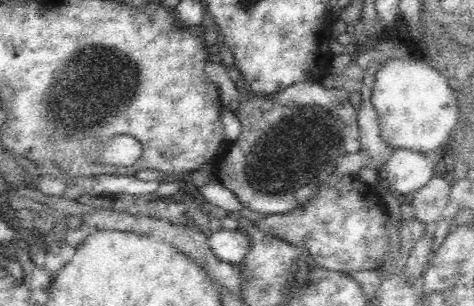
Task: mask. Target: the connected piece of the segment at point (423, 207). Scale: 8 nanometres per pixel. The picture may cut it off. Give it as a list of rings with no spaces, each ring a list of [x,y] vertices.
[[[434,176],[418,192],[413,193],[411,206],[416,220],[424,223],[440,222],[451,212],[450,182],[442,176]]]

